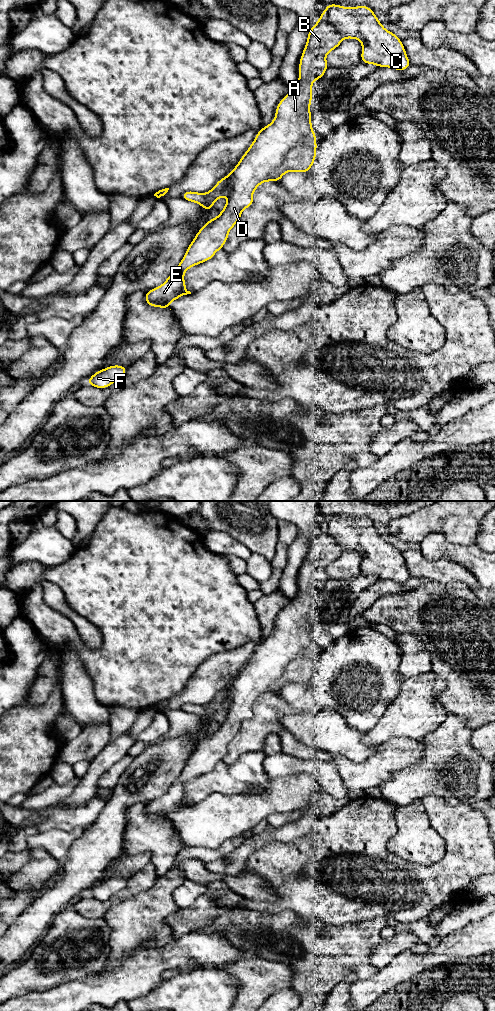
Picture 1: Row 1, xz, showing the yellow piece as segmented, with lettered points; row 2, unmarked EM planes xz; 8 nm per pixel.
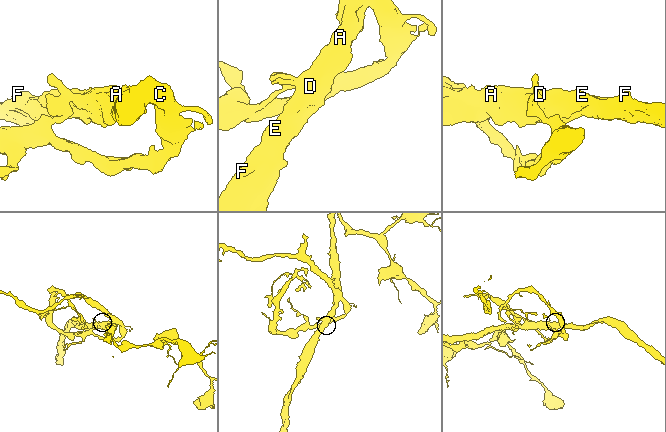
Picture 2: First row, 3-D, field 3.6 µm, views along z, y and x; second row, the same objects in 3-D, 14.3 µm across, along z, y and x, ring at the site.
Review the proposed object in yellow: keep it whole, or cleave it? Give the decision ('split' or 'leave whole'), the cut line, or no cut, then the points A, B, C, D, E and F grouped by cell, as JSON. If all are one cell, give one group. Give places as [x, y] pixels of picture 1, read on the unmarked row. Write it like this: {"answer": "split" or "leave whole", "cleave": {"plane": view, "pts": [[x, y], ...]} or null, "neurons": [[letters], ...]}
{"answer": "split", "cleave": {"plane": "xz", "pts": [[326, 521], [329, 534], [343, 549]]}, "neurons": [["A", "B", "D", "E", "F"], ["C"]]}

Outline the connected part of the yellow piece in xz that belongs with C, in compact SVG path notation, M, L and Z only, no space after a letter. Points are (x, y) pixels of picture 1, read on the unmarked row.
M326 516L330 535L343 550L362 554L361 574L399 583L411 577L401 551L387 543L369 518Z

